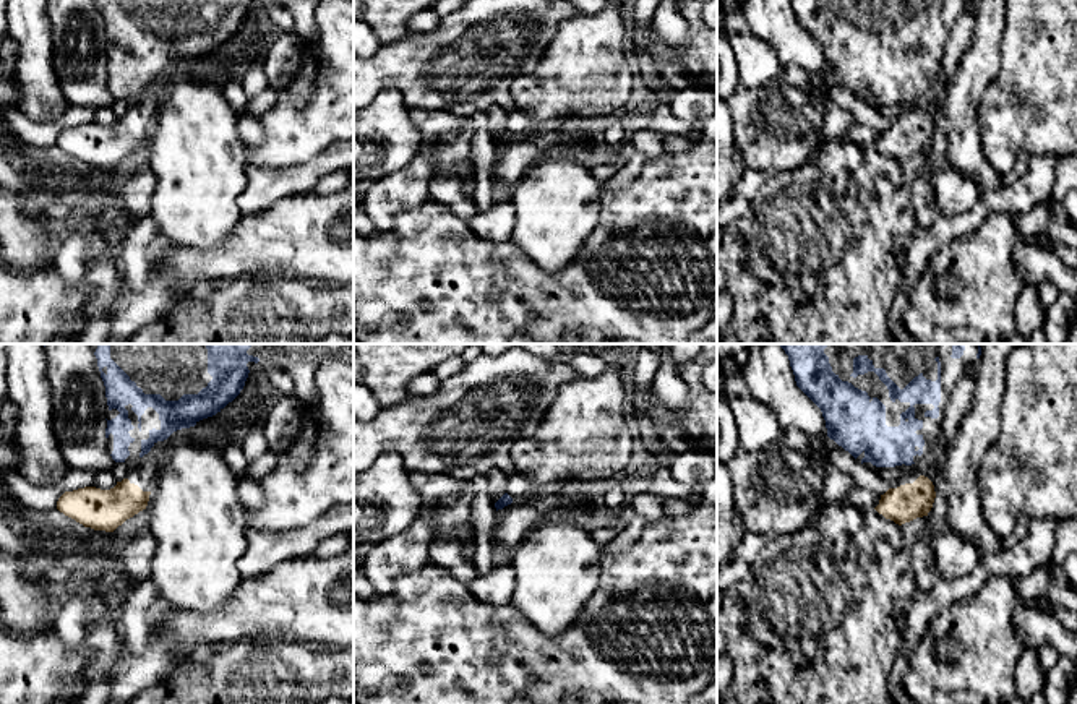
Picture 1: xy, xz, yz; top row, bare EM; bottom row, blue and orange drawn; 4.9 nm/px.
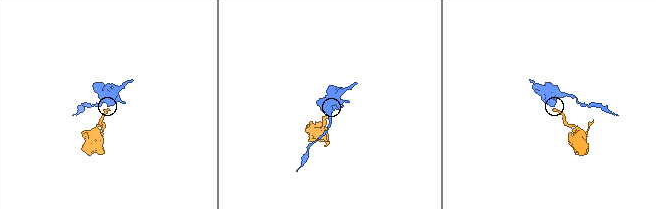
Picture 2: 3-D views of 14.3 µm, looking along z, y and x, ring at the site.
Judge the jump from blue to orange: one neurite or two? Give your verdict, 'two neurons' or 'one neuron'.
two neurons

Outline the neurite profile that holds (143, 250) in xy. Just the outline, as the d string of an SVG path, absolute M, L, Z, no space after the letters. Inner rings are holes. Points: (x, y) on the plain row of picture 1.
M151 217L133 222L123 237L120 253L122 274L130 287L139 290L146 285L172 247Z

